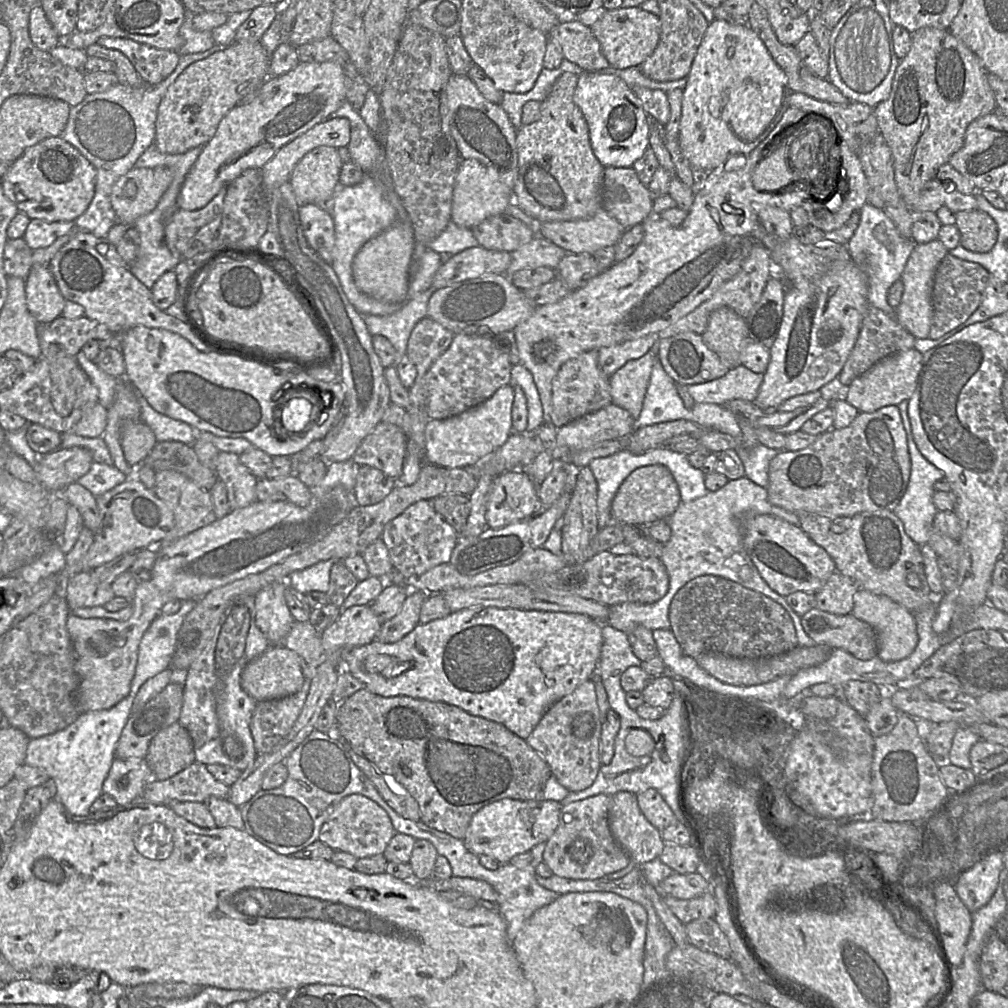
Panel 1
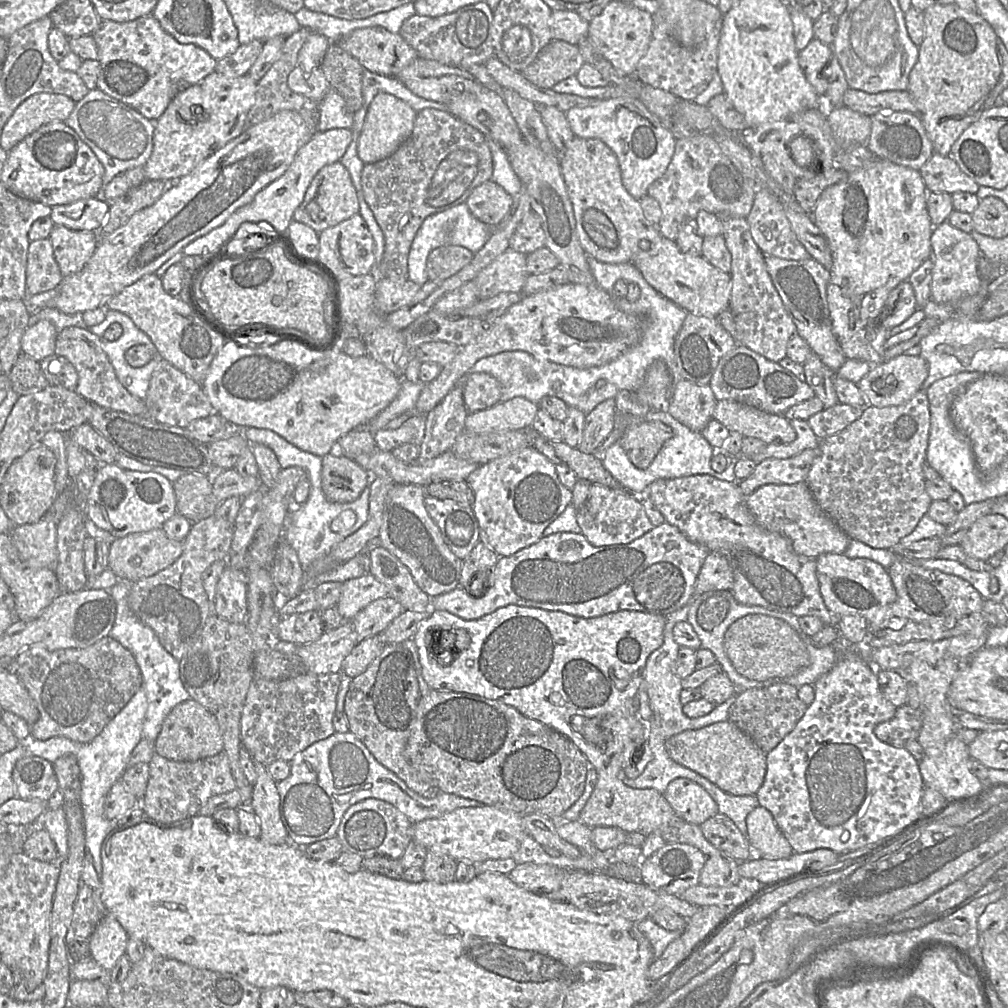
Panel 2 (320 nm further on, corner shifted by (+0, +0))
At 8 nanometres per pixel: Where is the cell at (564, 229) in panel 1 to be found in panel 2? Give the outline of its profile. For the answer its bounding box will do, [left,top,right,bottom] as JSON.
[631,236,730,317]

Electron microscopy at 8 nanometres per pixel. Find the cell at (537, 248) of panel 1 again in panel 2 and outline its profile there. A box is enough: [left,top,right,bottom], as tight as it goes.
[475,247,529,300]

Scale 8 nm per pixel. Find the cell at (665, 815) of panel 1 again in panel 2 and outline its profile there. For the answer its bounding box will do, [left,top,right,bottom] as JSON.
[663,778,719,825]

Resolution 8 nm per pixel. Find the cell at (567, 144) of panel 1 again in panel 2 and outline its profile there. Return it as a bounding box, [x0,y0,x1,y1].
[558,136,662,263]

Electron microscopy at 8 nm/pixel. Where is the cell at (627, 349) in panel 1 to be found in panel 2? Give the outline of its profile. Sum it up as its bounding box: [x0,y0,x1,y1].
[577,399,616,454]

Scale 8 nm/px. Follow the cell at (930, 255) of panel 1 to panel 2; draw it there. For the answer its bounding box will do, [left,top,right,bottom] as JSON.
[930,221,982,304]

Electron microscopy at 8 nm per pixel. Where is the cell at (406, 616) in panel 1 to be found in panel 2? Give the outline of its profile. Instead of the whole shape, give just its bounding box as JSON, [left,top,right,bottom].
[341,635,385,678]

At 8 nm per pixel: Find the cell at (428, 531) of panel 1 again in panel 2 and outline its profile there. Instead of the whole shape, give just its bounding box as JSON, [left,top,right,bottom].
[424,496,480,561]

